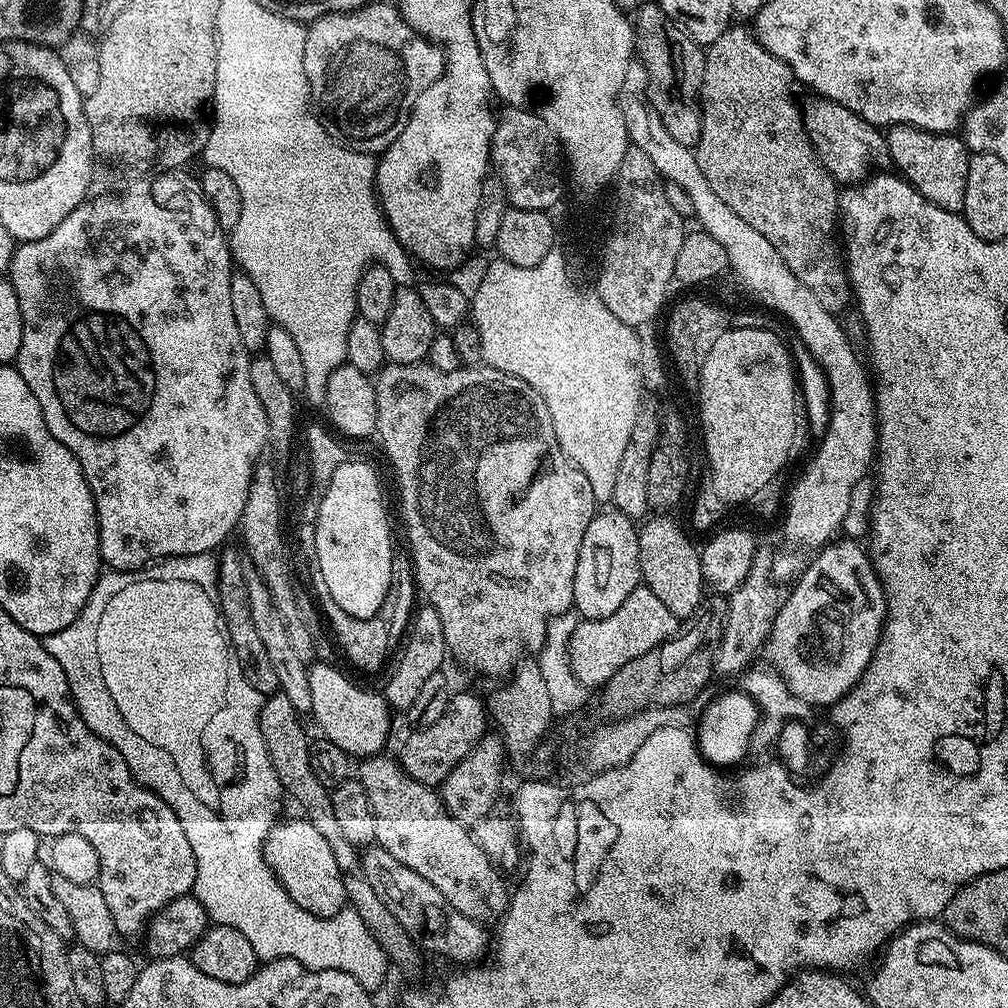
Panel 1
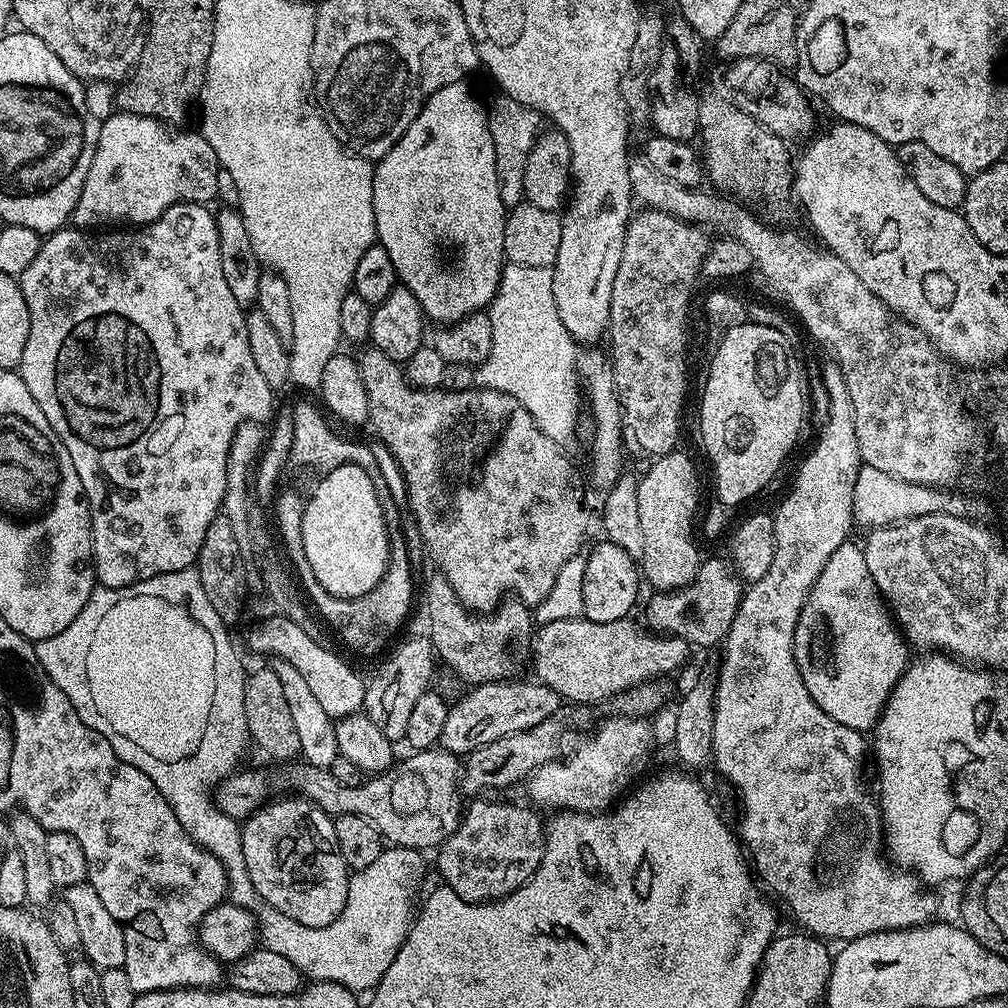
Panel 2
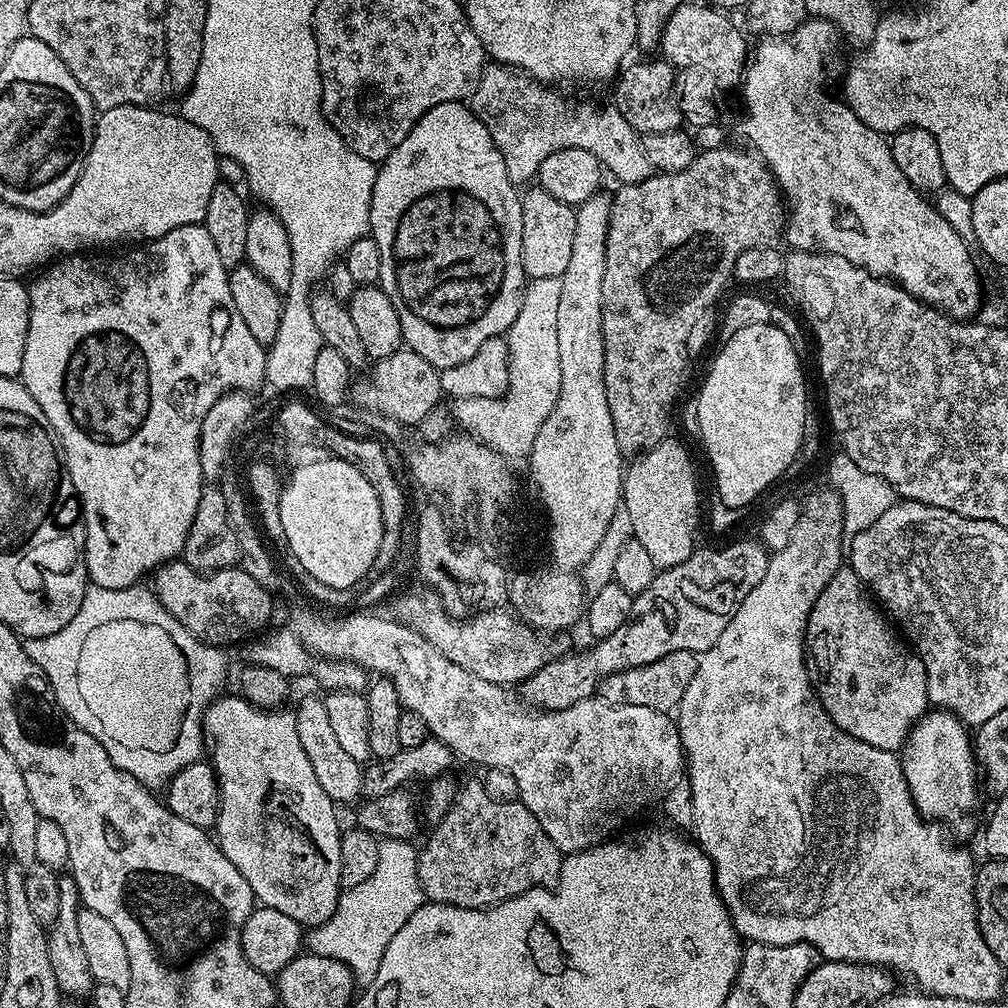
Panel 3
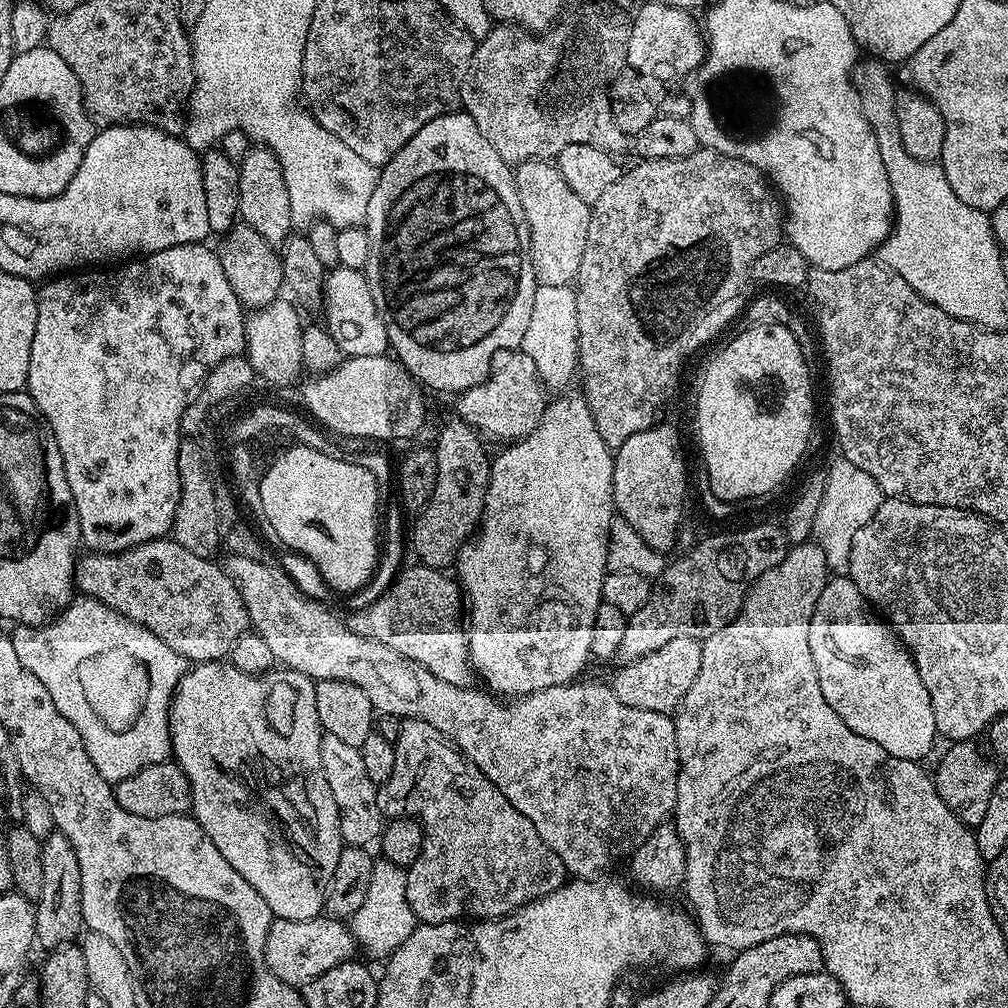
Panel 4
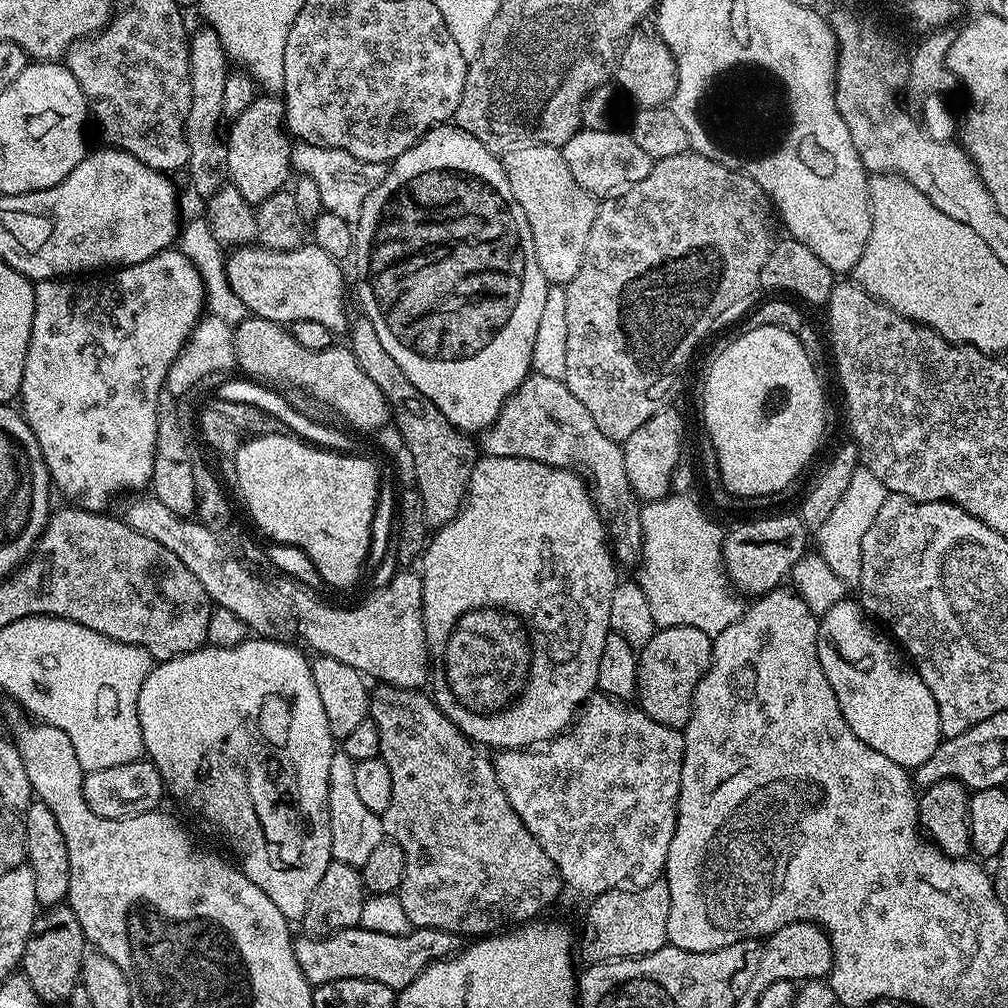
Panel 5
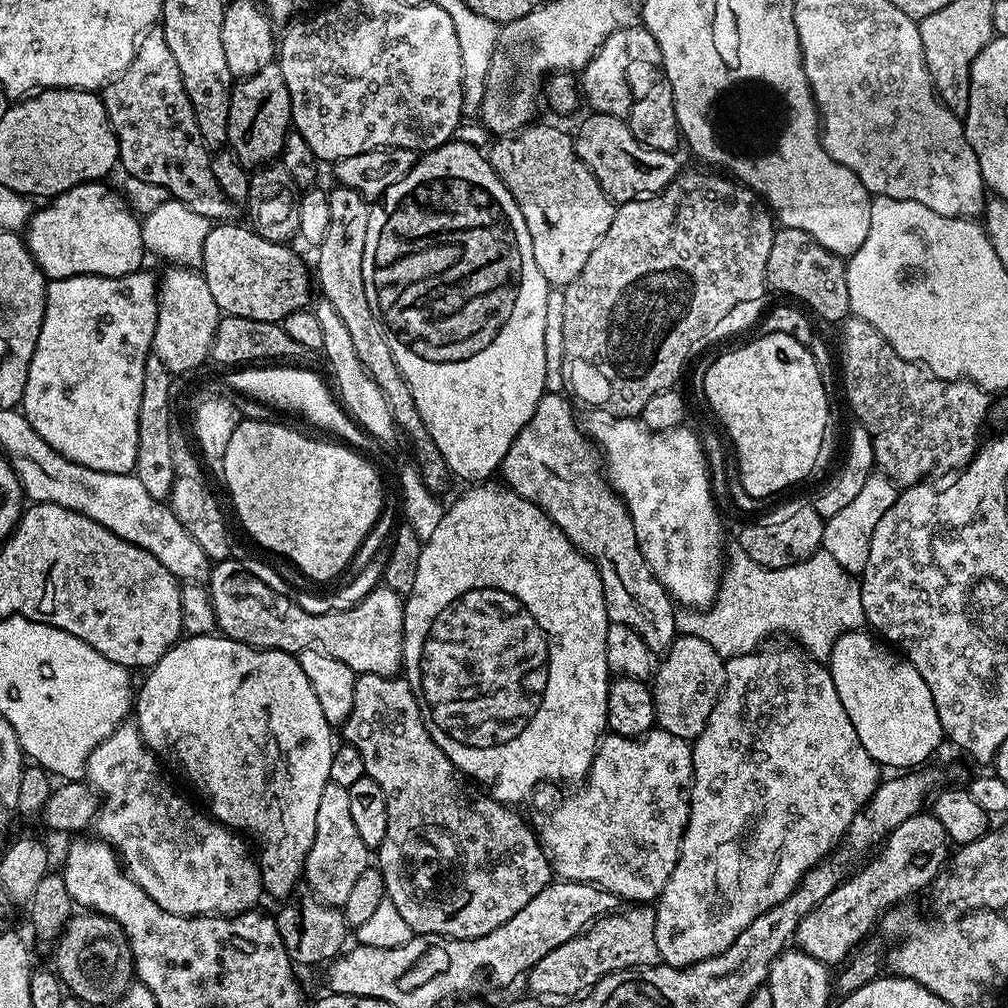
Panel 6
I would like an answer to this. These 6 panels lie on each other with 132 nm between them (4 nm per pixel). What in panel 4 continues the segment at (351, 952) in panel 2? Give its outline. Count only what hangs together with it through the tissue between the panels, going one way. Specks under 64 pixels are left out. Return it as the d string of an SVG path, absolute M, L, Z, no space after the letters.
M380 858L373 863L370 874L370 886L366 890L366 898L362 906L350 917L350 929L357 945L364 948L372 956L387 958L392 951L410 936L418 923L414 910L410 910L410 902L406 898L406 882L408 873L403 867Z

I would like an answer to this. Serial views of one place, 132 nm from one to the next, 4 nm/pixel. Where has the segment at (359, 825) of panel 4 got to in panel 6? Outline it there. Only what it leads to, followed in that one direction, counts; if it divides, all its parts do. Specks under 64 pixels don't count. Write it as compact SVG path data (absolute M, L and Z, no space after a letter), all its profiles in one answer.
M328 783L318 801L318 826L314 826L314 846L304 863L303 879L308 880L307 891L321 904L343 906L362 872L369 868L370 849L362 842L354 817L350 814L350 794L347 788Z

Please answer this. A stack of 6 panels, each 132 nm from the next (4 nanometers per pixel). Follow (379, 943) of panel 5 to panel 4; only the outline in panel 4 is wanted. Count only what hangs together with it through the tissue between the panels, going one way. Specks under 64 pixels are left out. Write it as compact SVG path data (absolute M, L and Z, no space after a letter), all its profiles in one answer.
M323 914L305 920L273 919L264 946L266 966L282 982L293 986L303 986L318 974L332 970L334 966L353 959L358 945L349 925L342 920L334 920Z

